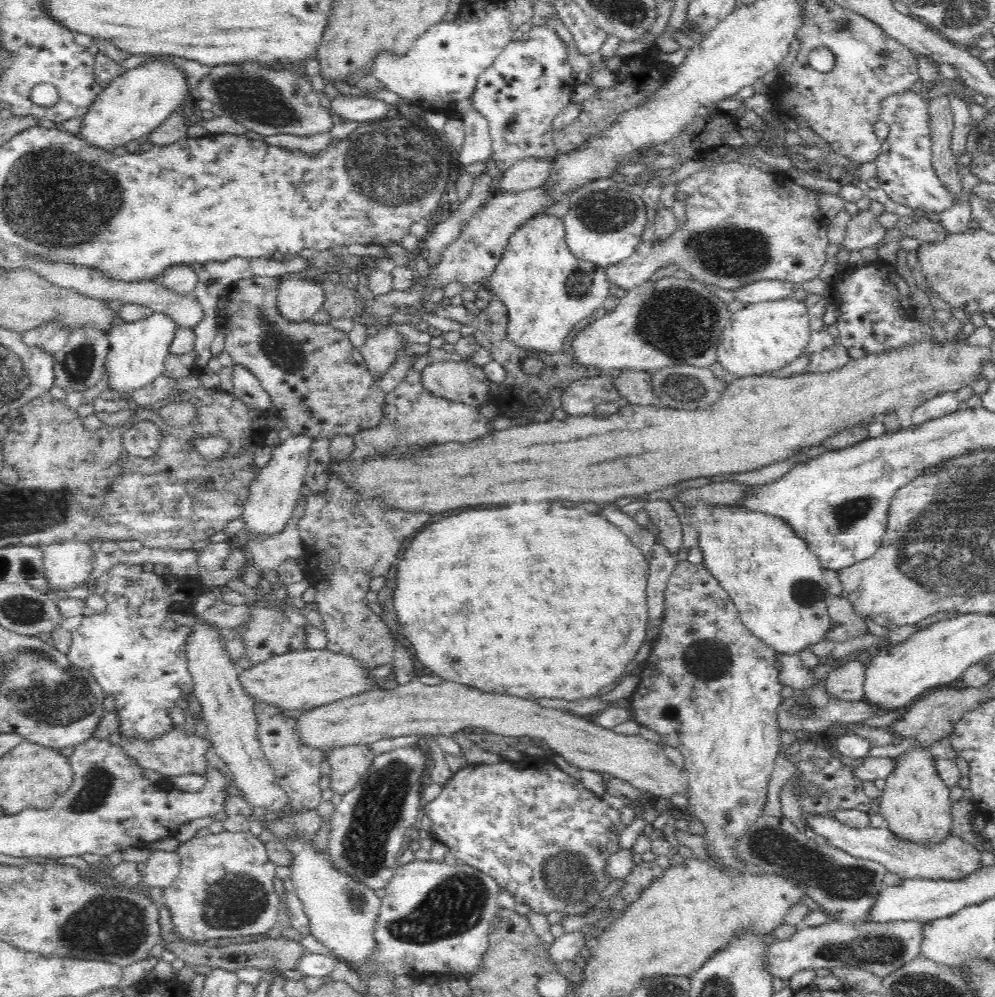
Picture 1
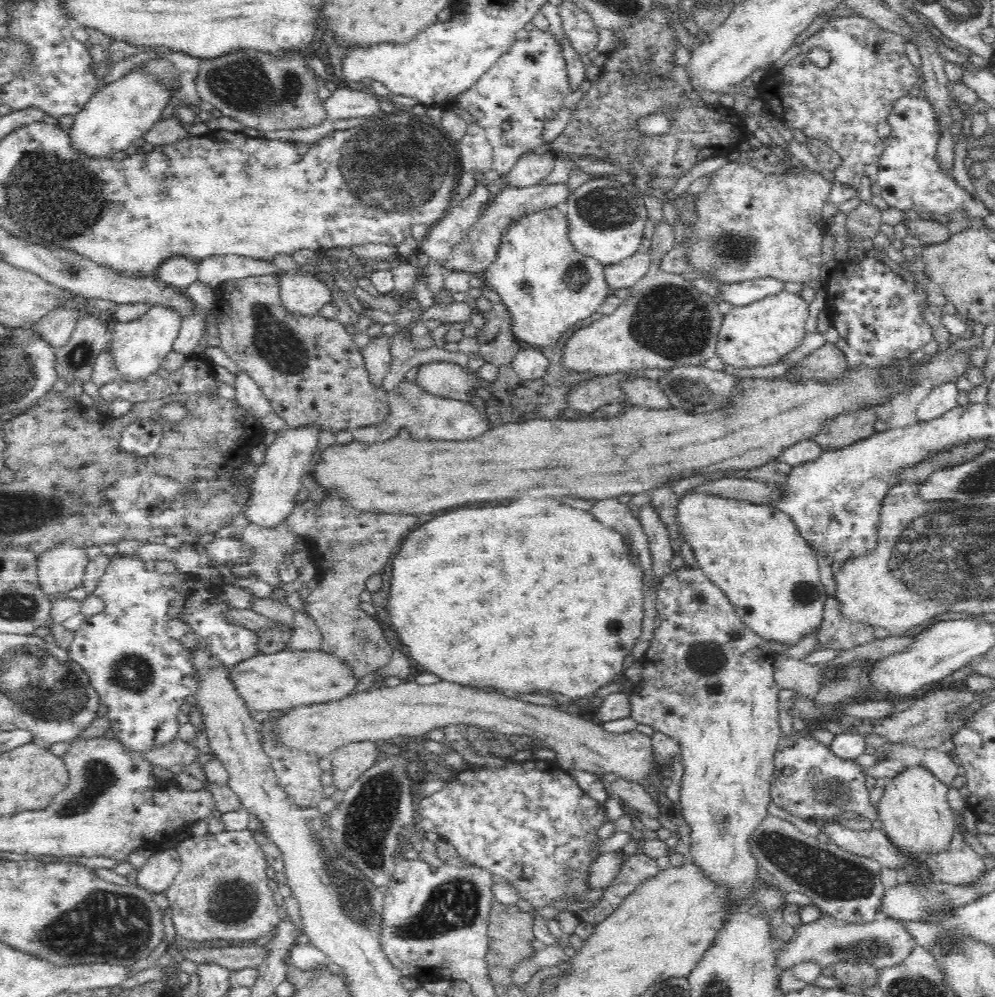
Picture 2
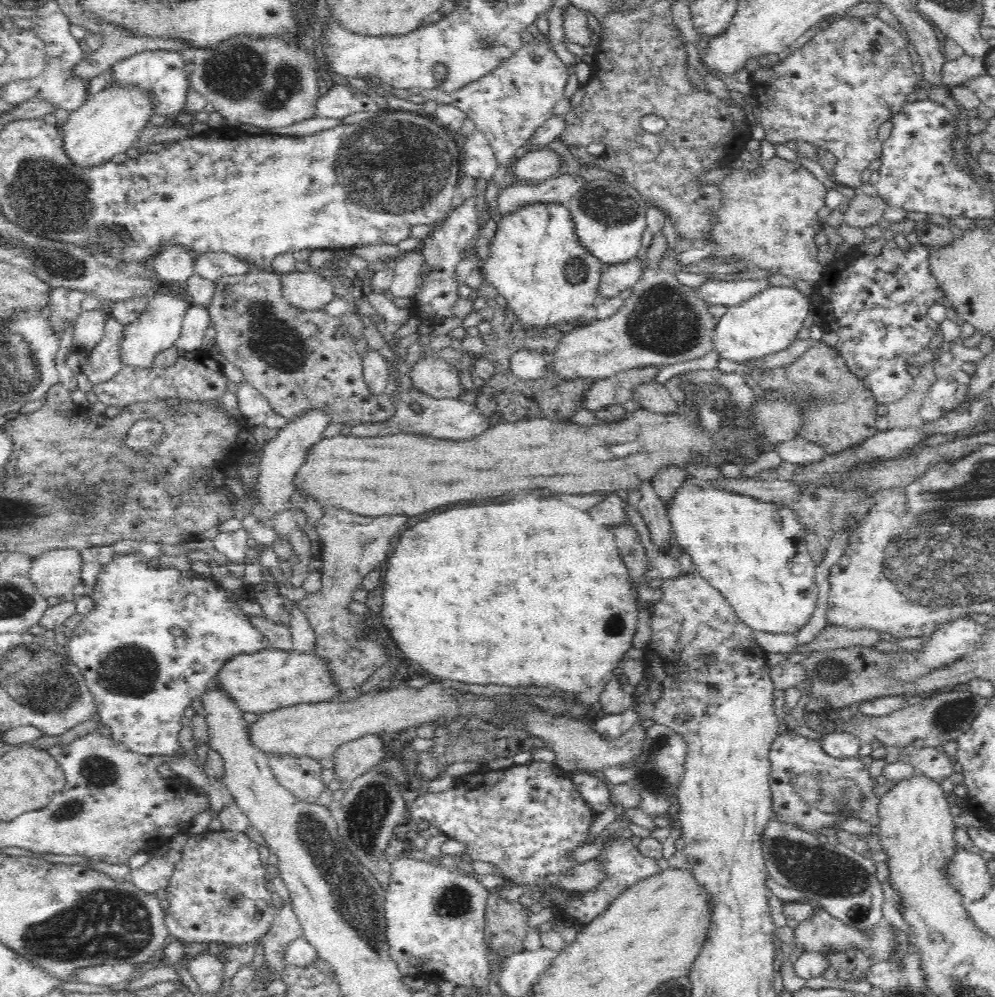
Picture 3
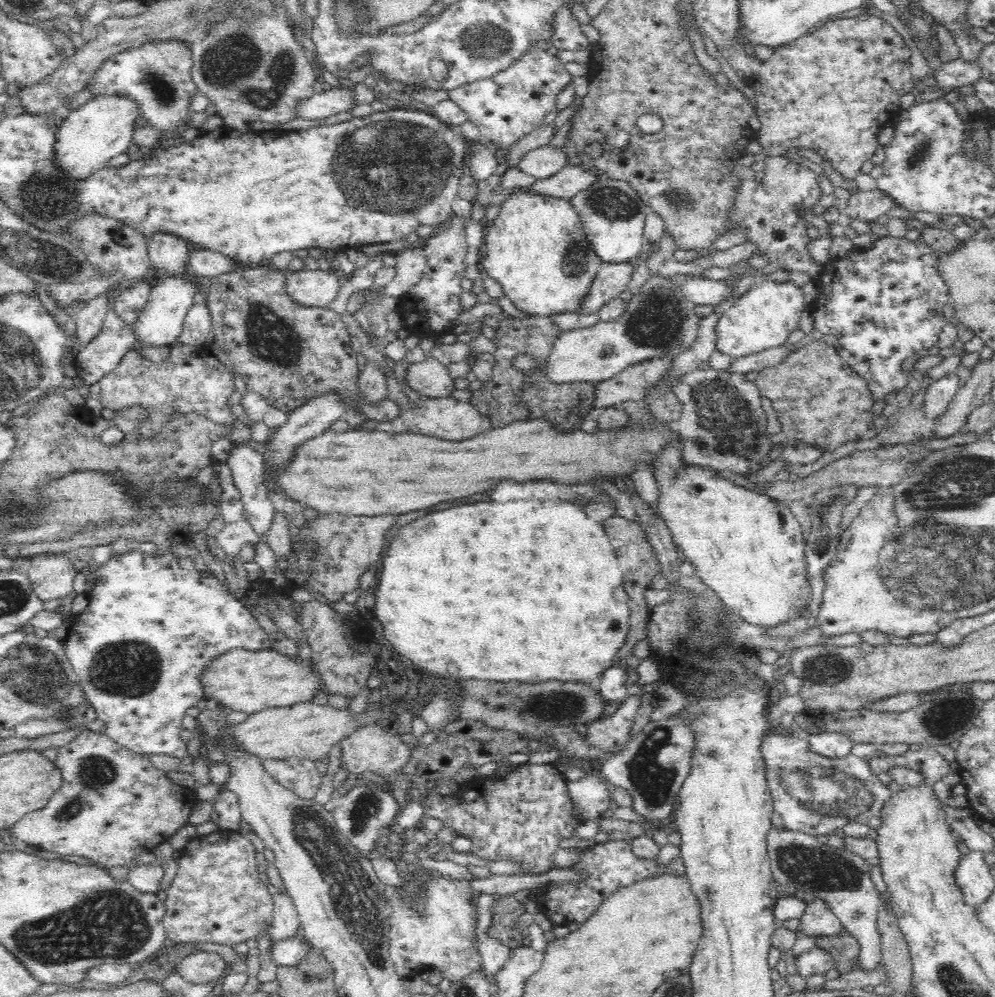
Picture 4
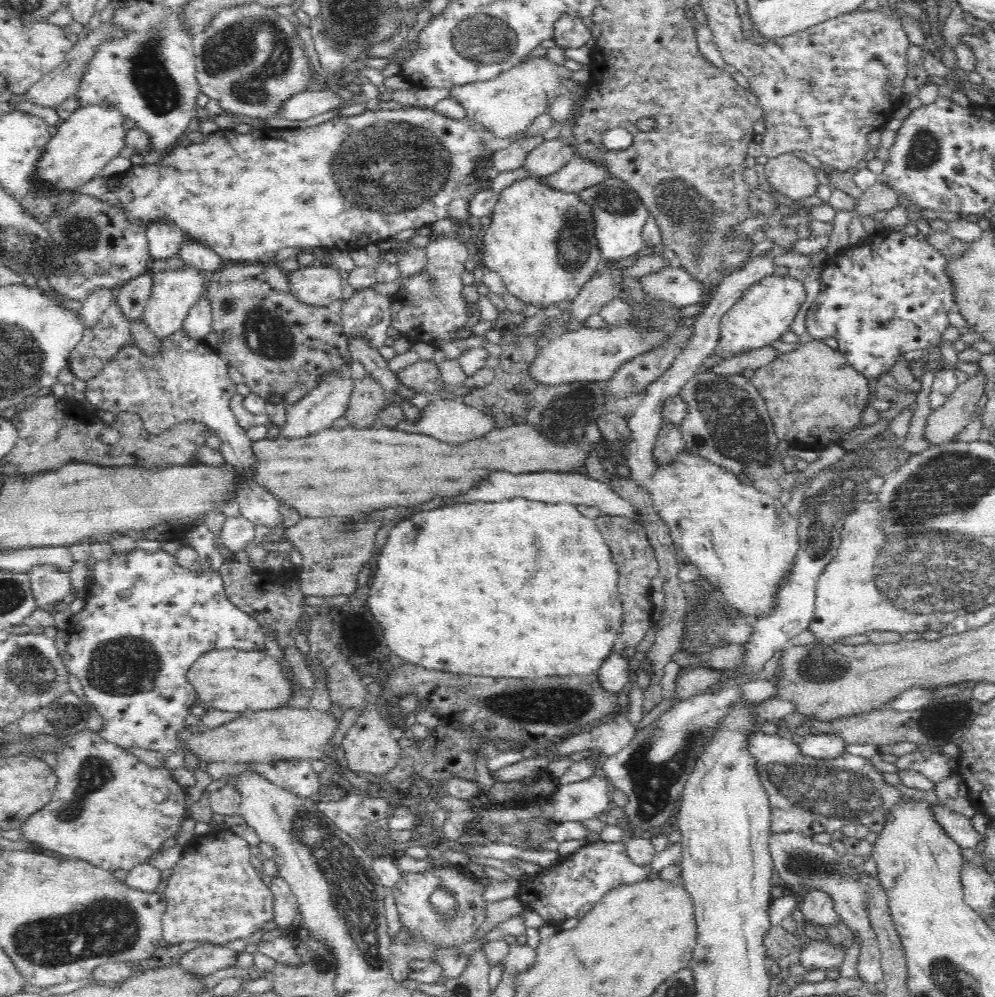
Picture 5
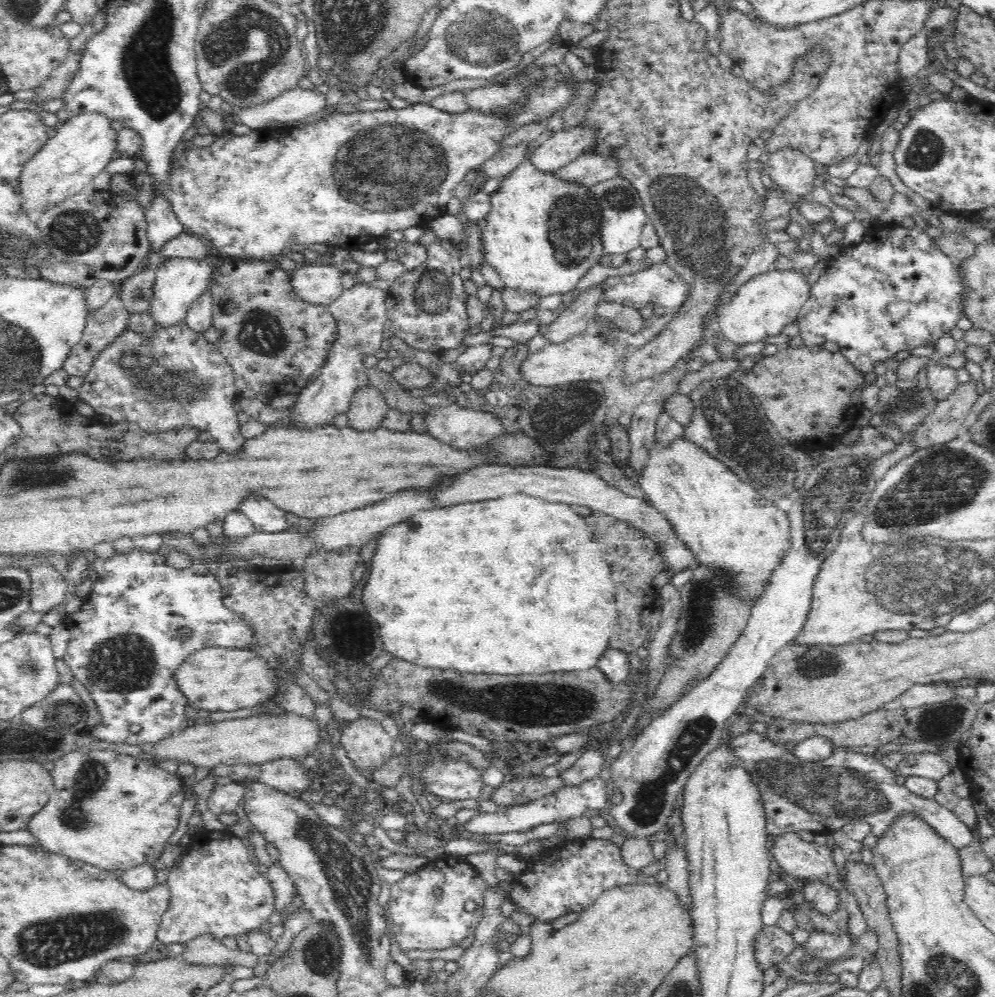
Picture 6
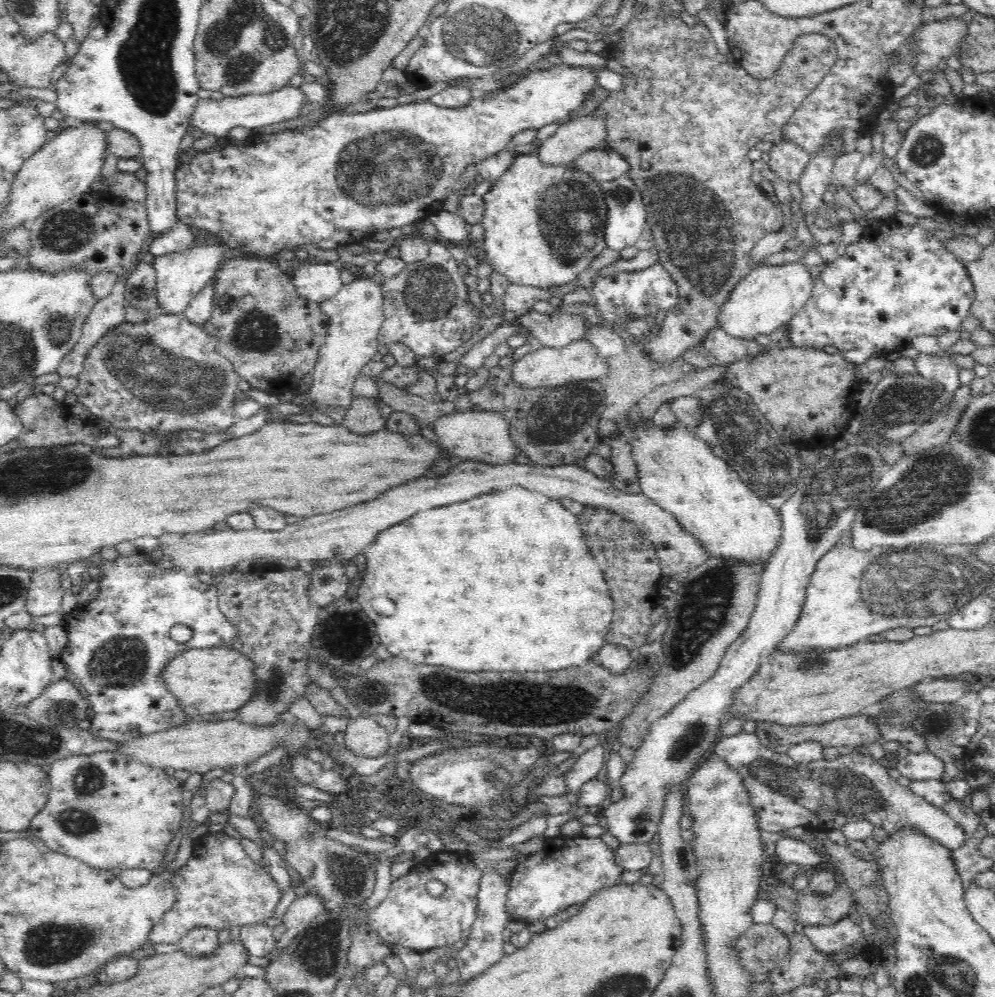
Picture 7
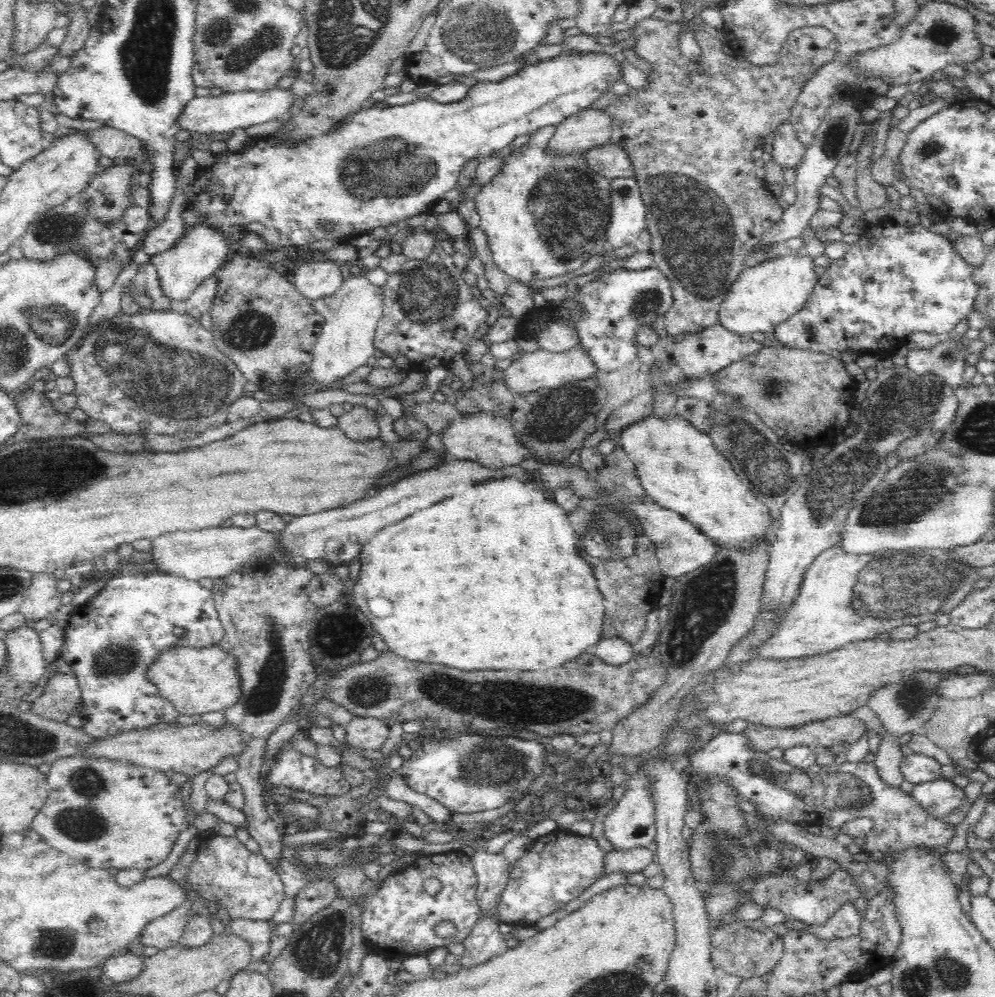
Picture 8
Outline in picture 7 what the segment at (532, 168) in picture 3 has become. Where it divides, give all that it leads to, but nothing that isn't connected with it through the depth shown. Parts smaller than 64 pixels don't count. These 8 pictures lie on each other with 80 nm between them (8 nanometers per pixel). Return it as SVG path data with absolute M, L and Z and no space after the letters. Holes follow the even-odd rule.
M591 114L563 121L560 128L538 146L544 166L568 166L575 158L605 142L605 124Z

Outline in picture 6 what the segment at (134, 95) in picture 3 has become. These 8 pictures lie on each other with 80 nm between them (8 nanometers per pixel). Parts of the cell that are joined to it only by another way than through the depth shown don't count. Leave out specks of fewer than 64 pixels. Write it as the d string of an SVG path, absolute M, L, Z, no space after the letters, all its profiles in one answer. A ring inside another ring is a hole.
M82 111L60 123L56 127L56 135L49 138L32 160L24 166L20 176L20 196L22 209L26 213L45 210L70 197L80 194L86 186L92 184L96 174L102 172L116 152L118 146L118 130L112 128L114 119L111 115L98 111Z

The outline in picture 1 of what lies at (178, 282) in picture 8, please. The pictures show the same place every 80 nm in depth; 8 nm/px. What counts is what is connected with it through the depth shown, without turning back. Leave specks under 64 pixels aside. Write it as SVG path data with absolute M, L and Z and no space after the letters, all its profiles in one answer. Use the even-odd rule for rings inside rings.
M157 312L138 322L119 321L112 326L107 333L110 343L105 358L107 388L128 398L134 390L144 388L154 382L158 376L162 376L165 371L165 358L169 355L169 346L176 328L170 318Z

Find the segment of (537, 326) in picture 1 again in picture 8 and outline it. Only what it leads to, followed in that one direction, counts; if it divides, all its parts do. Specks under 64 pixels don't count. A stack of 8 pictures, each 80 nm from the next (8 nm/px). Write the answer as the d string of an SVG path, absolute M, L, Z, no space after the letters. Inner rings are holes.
M544 126L530 133L526 144L507 152L499 174L482 186L474 199L481 218L480 228L486 233L493 261L504 274L518 282L536 282L572 274L592 256L603 253L606 246L611 180L591 171L583 158L585 154L550 156L545 150L556 127Z

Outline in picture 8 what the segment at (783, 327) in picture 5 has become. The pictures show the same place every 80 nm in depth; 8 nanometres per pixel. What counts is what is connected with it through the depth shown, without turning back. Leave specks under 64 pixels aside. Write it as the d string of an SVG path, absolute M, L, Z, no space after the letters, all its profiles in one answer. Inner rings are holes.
M793 252L749 267L728 290L719 310L719 323L734 334L773 331L807 304L818 279L814 267L812 257Z

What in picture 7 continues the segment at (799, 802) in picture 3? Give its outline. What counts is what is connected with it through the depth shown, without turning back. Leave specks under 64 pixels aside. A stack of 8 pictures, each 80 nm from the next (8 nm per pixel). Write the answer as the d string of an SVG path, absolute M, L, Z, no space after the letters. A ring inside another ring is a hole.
M742 731L718 738L710 757L712 755L724 757L728 765L744 777L752 807L760 817L760 828L766 832L782 833L803 826L826 833L848 823L866 820L873 824L874 839L878 844L904 825L914 825L949 849L958 849L967 842L966 829L943 806L916 796L909 786L900 785L888 773L887 766L879 764L870 754L852 755L850 752L826 762L799 763L788 753L774 752L774 748L764 745L756 733Z

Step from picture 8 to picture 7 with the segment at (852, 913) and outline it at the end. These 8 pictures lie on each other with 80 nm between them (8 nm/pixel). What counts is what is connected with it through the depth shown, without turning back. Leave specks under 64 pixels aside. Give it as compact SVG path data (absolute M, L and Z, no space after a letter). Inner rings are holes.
M849 918L835 926L804 927L812 947L824 955L836 955L851 948L861 938L862 929Z

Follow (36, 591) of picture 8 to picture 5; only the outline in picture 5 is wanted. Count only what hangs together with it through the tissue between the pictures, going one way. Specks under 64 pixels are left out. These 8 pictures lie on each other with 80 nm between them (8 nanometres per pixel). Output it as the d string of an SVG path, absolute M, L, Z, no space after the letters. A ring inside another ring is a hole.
M38 564L32 566L27 573L38 608L42 609L50 603L60 606L70 599L72 594L70 572L62 572L54 564Z

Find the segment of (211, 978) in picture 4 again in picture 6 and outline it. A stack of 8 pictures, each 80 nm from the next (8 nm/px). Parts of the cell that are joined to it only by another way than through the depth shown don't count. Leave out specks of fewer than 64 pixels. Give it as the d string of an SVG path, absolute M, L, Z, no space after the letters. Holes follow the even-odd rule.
M208 934L186 943L182 957L188 965L198 967L226 967L232 965L254 968L259 962L259 957L251 952L230 950L224 944L212 939Z

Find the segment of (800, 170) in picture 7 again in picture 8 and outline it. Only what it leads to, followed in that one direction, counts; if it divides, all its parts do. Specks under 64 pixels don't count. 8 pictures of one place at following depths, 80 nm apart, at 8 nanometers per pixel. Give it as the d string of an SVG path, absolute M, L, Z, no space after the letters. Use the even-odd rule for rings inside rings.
M784 122L775 130L775 138L772 142L772 160L782 167L782 170L797 170L800 162L804 160L806 146L795 135L789 122Z

